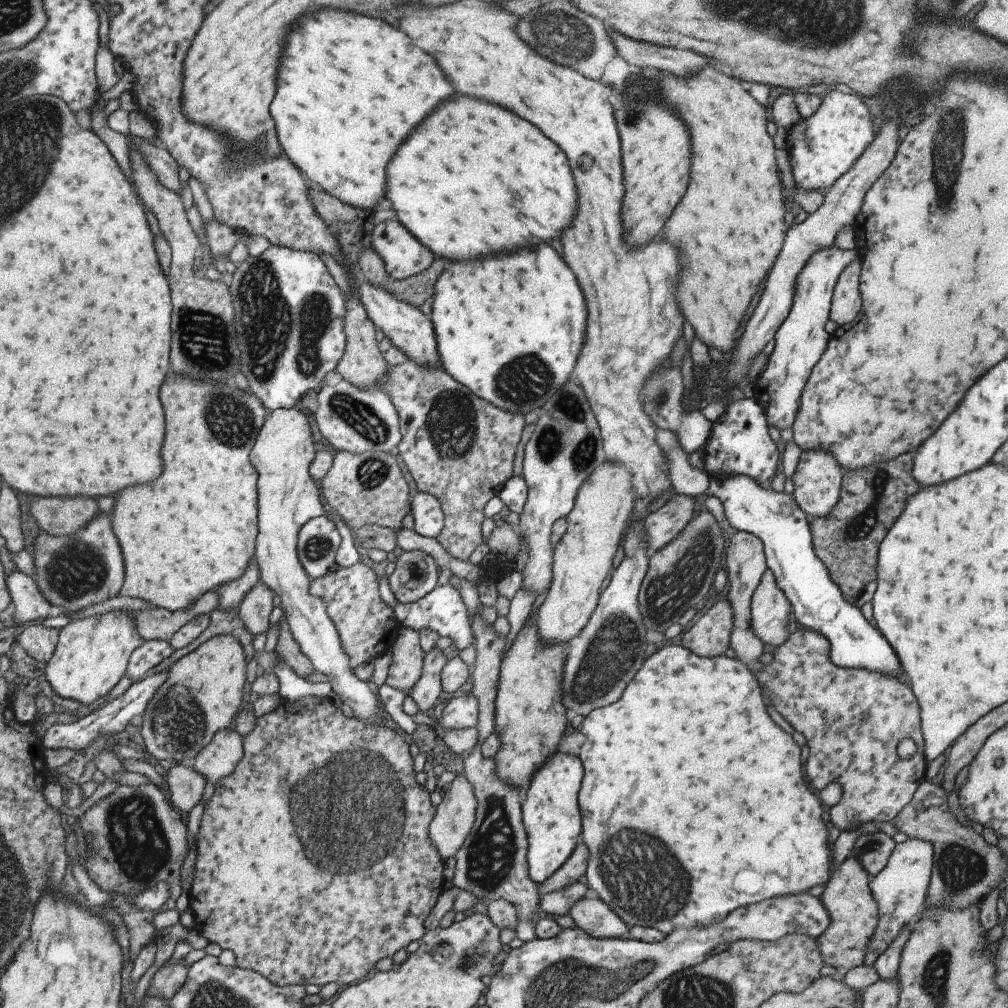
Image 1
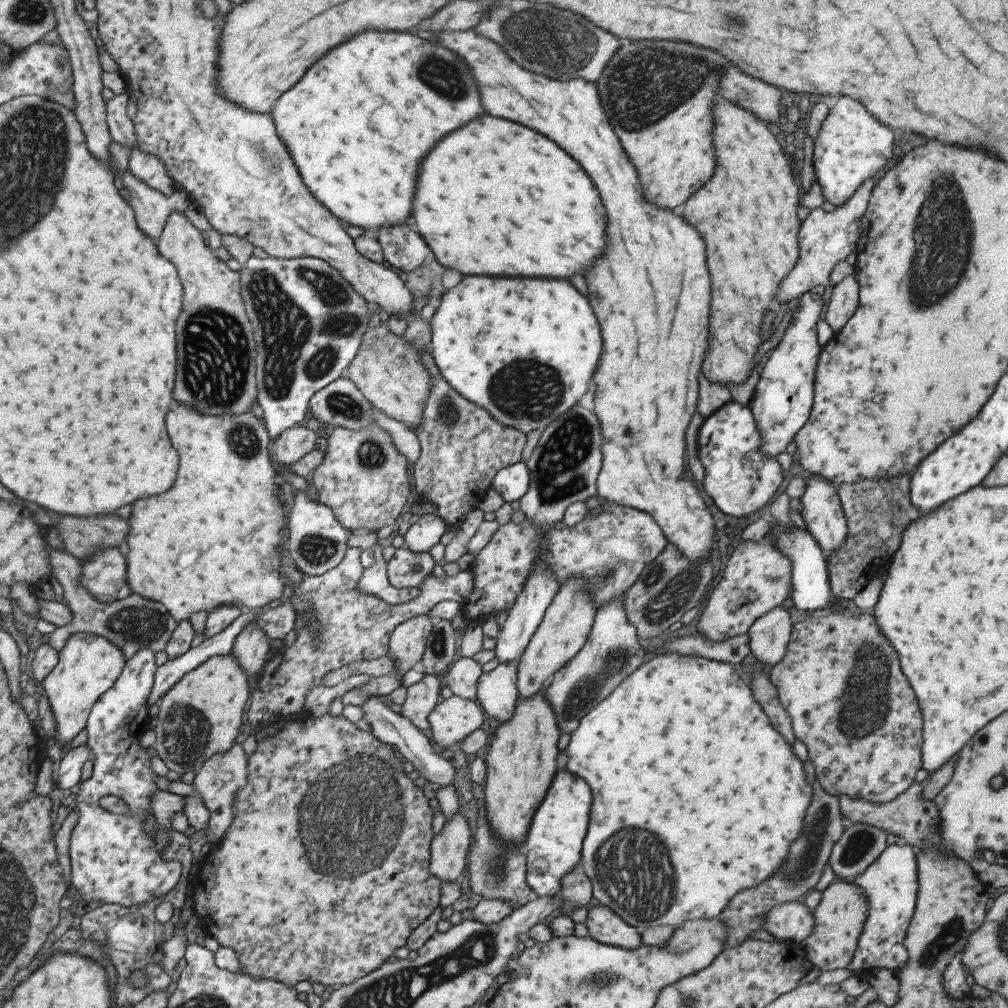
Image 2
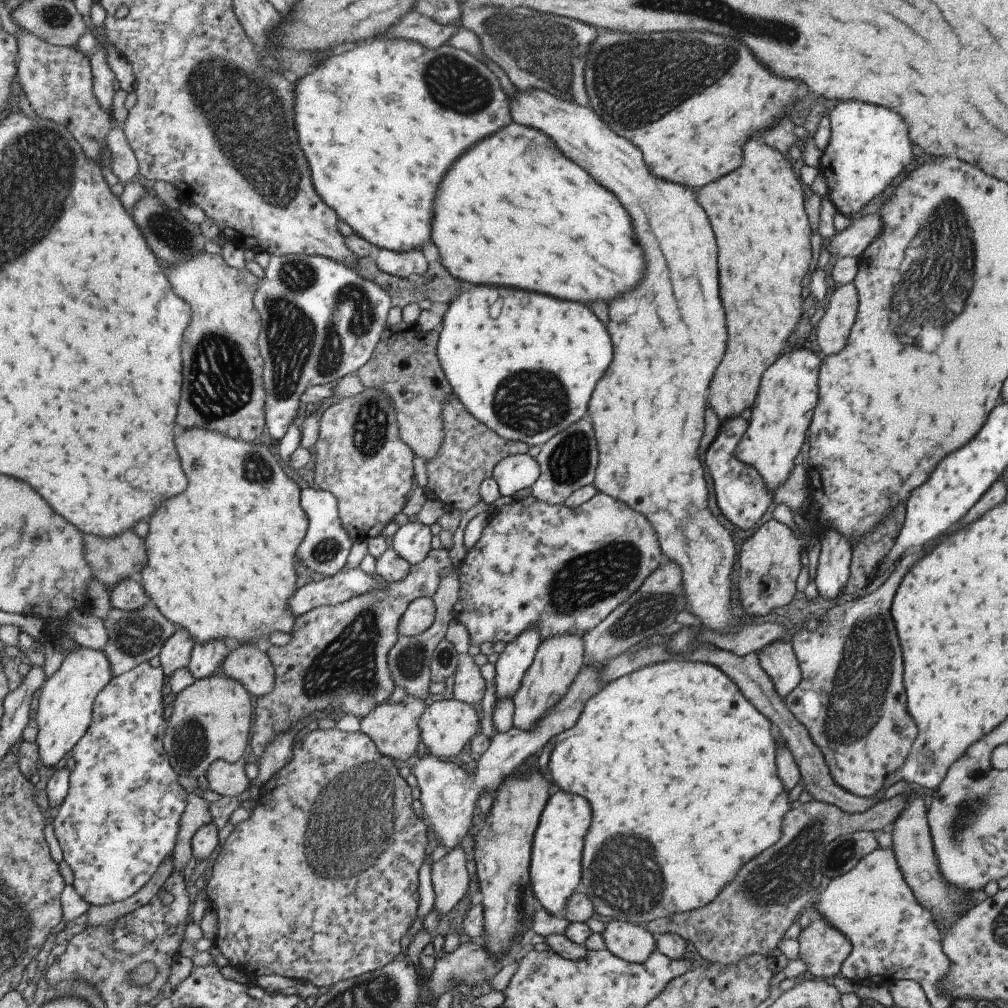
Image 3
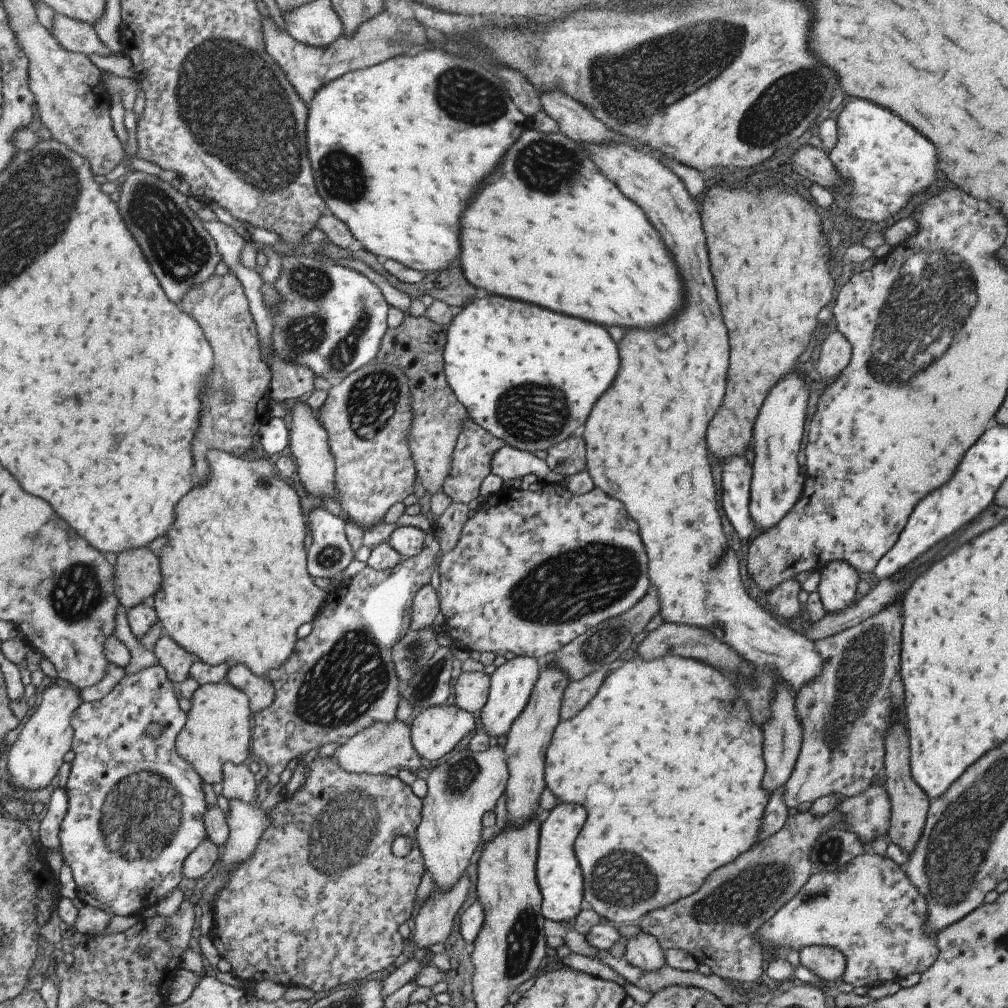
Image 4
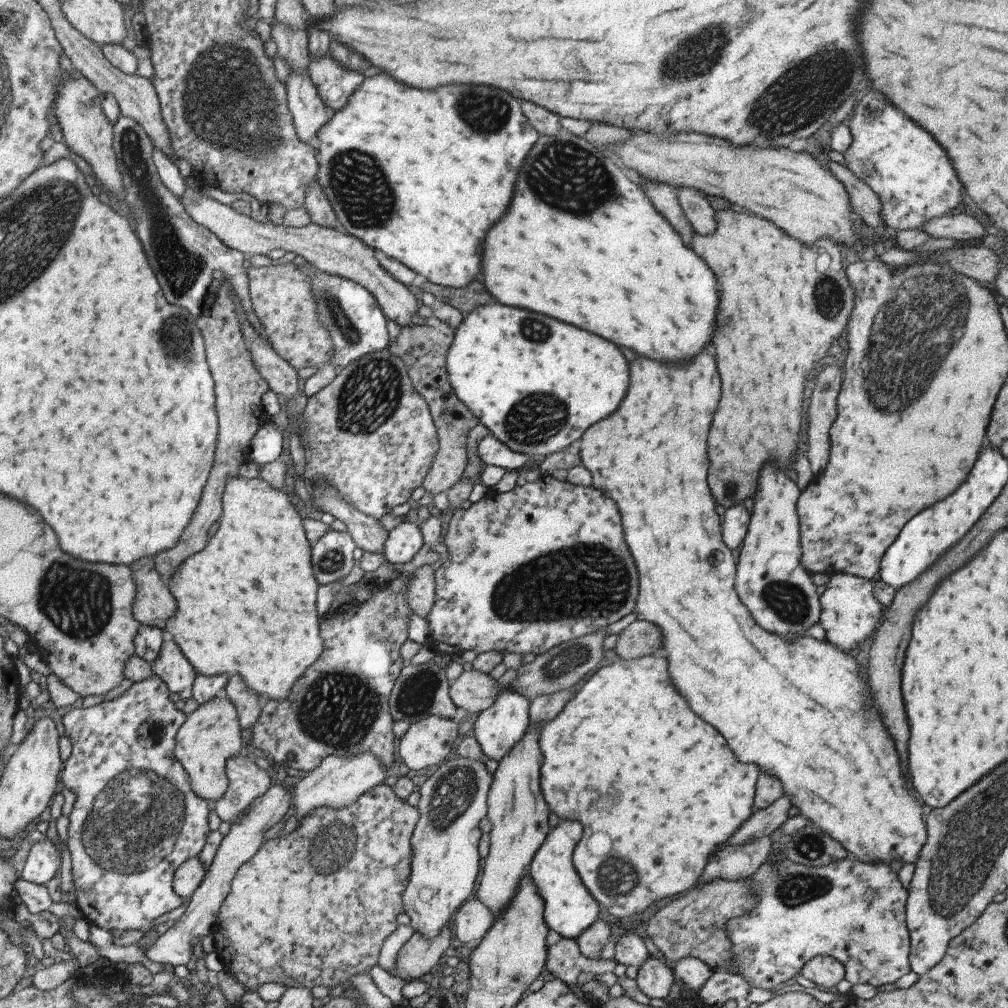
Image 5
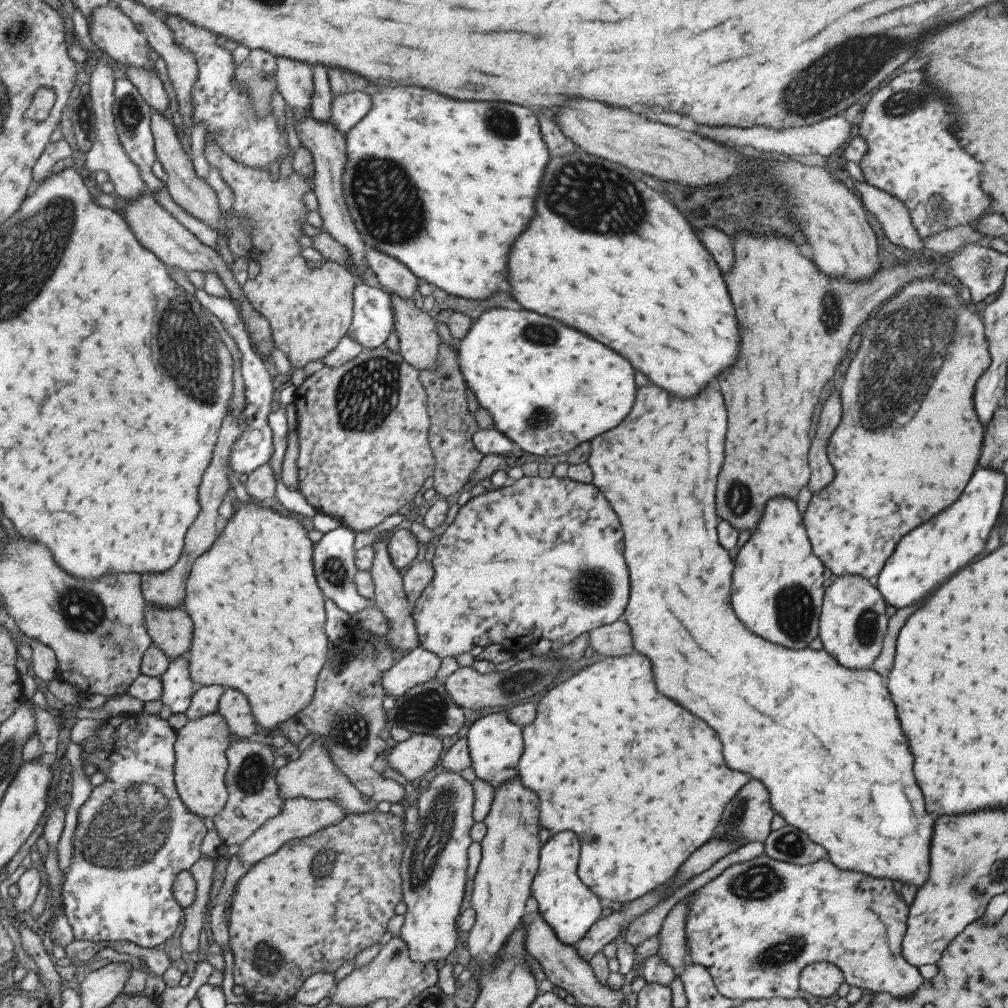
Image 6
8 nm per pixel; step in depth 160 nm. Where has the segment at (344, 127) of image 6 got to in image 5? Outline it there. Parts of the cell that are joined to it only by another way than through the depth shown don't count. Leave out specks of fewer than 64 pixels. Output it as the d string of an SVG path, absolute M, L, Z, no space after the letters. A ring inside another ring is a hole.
M328 52L315 58L309 57L305 73L314 84L319 98L331 110L341 108L347 97L363 80L359 72L343 68Z

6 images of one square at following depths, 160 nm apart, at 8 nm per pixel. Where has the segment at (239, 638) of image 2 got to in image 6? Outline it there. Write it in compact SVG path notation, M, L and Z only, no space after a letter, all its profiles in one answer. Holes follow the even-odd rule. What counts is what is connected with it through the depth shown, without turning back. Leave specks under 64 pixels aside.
M234 688L221 693L217 712L226 720L233 738L247 738L255 732L255 720L246 696Z

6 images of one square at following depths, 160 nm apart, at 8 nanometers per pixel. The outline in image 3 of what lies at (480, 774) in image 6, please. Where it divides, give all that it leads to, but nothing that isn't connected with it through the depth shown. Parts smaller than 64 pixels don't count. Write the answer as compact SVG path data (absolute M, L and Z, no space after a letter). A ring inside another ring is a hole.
M527 627L505 643L494 663L495 699L509 697L512 700L540 641L539 631L535 627Z

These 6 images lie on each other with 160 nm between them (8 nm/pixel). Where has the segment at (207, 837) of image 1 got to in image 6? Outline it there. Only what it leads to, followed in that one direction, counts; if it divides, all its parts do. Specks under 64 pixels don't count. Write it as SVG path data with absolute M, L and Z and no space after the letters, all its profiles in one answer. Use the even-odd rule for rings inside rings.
M371 809L364 813L347 813L335 824L327 825L312 832L302 839L293 839L283 843L274 853L267 855L255 864L247 868L247 872L239 877L232 893L231 902L228 907L228 945L233 958L232 976L235 985L239 985L245 993L254 1001L266 1000L270 1005L281 1004L287 1000L296 990L299 990L301 983L315 973L333 973L345 962L353 961L356 954L365 948L379 943L381 936L385 934L387 920L395 912L395 906L402 902L400 891L400 860L406 845L409 834L409 825L400 816L389 813L381 813L377 809Z

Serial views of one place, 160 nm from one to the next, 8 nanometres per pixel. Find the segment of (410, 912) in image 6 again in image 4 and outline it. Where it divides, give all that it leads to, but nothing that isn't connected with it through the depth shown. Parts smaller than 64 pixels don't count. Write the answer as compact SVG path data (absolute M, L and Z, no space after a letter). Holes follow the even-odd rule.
M497 743L495 746L491 746L487 748L486 751L481 752L473 752L473 751L462 751L460 753L452 753L449 754L445 761L442 761L441 763L437 764L433 769L429 770L429 774L426 778L426 786L427 791L425 796L420 799L421 803L421 810L420 810L420 823L417 825L416 828L416 837L415 837L415 844L417 845L417 848L420 850L423 864L424 864L424 870L427 870L429 874L431 874L433 880L434 880L434 888L438 891L446 891L463 873L465 873L465 868L469 865L469 858L473 856L473 852L479 844L481 844L481 841L479 839L479 836L481 834L481 816L487 812L487 810L492 811L493 806L495 806L495 801L501 794L504 792L505 783L508 779L508 770L506 767L506 756L504 753L504 746L498 745Z

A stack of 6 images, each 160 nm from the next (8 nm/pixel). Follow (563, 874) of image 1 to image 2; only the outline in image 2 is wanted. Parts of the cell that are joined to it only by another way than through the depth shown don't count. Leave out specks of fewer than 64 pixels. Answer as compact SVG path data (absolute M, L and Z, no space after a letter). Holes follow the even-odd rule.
M578 865L561 877L558 892L562 898L559 914L568 916L570 910L589 902L592 897L592 884Z

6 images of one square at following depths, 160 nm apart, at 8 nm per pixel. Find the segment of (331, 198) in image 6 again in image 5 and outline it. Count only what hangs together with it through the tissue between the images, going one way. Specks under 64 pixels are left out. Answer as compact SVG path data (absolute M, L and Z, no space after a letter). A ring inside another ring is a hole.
M289 71L285 87L286 103L292 116L294 131L299 140L309 143L316 150L316 130L329 120L334 110L319 98L306 73Z

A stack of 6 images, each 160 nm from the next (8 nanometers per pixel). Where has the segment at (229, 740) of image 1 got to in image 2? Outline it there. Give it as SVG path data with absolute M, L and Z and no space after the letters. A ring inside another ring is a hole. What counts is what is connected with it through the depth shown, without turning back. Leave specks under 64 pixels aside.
M234 742L225 752L218 752L207 757L207 760L204 760L194 772L192 788L200 794L209 812L206 824L207 847L217 844L224 835L227 825L231 822L234 794L246 783L246 778L246 756L237 742Z

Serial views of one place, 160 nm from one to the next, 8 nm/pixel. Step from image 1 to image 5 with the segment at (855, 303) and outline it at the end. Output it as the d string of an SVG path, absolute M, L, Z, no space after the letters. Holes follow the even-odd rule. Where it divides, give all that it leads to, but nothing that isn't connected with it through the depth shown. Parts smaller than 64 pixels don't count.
M825 366L817 378L813 392L809 396L809 428L807 428L807 438L809 438L809 450L807 450L807 460L813 470L813 474L821 472L825 462L827 462L827 428L831 420L835 418L835 398L841 388L841 370L839 366Z

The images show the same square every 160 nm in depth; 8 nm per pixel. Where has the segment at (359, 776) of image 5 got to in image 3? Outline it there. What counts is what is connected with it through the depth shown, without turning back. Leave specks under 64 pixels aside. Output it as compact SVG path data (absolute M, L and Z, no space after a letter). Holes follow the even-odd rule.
M405 696L401 702L391 704L383 701L373 707L364 717L360 718L359 731L371 739L375 748L391 760L408 760L413 753L421 750L420 728L418 720L424 711L424 699L414 696Z

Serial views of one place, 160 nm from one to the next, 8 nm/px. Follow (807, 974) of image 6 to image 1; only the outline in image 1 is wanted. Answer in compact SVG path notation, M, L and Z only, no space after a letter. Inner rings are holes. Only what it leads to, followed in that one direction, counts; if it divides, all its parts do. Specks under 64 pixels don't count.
M849 855L839 866L835 866L818 898L829 916L829 926L815 942L823 964L835 968L837 976L843 976L847 970L861 965L865 948L877 926L878 908L869 890L869 880L857 858Z

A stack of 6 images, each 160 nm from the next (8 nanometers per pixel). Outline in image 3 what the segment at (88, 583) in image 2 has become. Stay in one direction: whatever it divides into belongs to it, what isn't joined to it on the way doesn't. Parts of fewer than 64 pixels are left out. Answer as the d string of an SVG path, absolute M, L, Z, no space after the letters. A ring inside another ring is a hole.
M125 577L106 589L109 594L110 606L116 609L137 610L148 600L137 577Z

